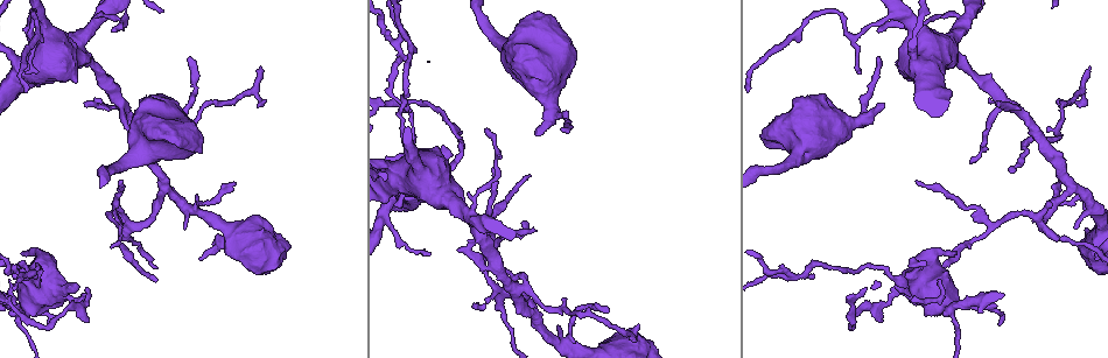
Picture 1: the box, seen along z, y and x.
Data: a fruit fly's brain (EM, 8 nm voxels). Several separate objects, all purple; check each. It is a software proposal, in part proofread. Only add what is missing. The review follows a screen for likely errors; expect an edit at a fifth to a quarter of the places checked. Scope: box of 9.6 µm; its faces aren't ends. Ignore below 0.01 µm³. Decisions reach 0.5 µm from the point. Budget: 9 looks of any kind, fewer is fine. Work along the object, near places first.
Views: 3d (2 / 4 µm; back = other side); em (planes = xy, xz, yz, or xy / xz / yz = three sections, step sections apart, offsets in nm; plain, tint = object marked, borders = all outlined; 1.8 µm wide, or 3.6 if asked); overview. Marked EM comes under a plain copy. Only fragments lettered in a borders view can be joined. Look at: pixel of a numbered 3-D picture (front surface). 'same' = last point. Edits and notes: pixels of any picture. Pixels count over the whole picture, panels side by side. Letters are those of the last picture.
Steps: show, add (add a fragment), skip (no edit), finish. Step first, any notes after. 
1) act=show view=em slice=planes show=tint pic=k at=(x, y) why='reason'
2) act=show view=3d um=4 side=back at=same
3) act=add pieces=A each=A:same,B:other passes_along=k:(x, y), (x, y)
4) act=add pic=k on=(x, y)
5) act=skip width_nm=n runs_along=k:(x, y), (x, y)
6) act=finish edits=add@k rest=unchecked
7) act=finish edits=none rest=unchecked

act=show view=em slice=planes show=borders pic=1 at=(893, 293) why='abrupt turn'

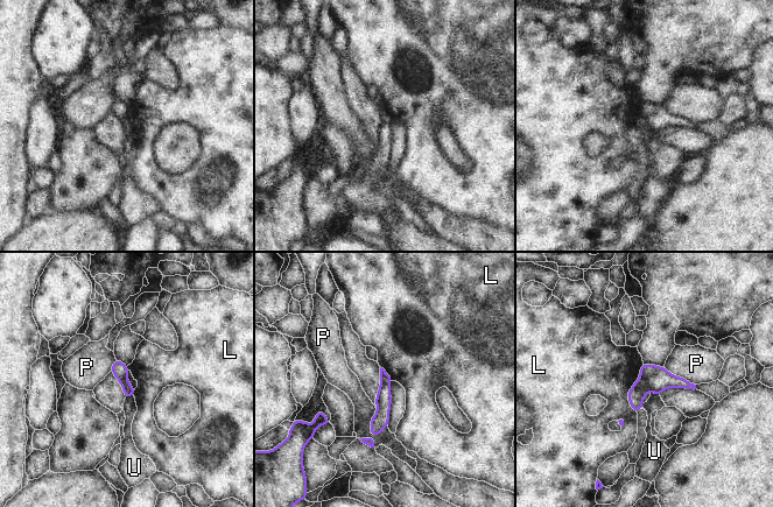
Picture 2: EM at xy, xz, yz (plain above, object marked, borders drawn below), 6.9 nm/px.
act=add pieces=U each=L:other,P:other,U:same passes_along=2:(119, 370), (128, 396), (129, 406) found='it goes on there'

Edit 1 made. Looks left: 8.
act=show view=3d um=2 side=back pic=1 at=(1058, 183)

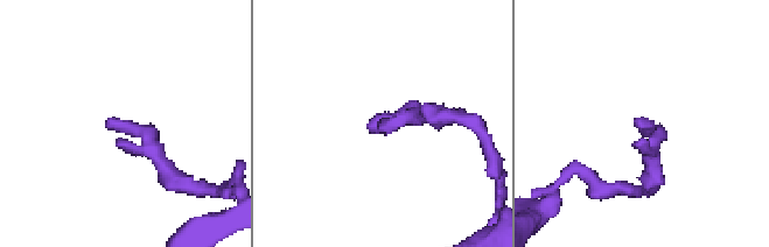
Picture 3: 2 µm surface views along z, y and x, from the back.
act=show view=em slice=planes show=tint pic=3 at=(105, 123) why='shape alone is not enough'

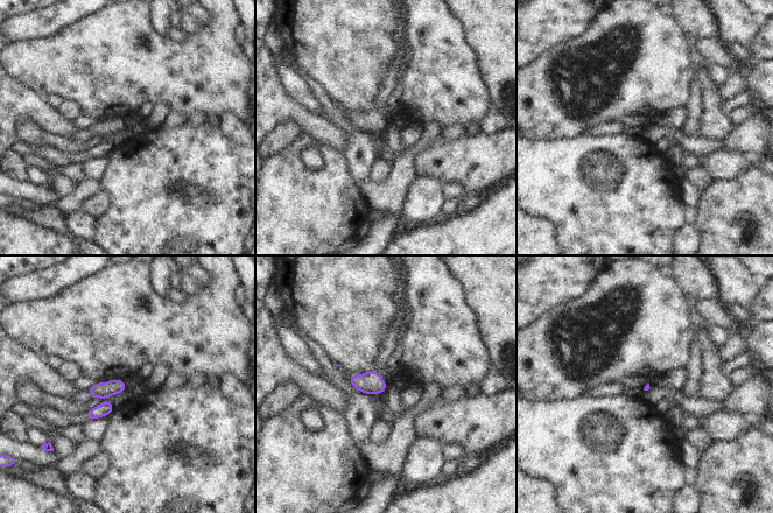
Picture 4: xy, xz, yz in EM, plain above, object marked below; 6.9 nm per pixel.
act=show view=em slice=planes show=borders at=same

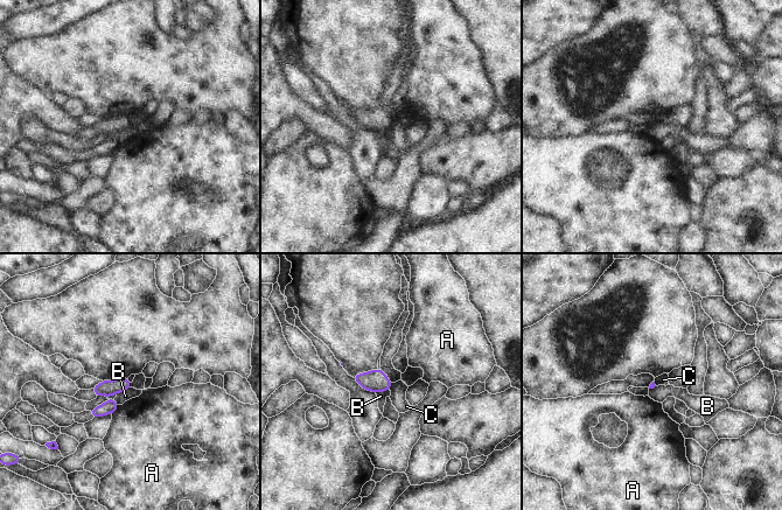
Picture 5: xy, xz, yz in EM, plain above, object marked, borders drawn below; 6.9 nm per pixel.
act=skip each=A:other,B:other,C:other border=5:(392, 383), (389, 389) found='no lettered fragment goes on from it'

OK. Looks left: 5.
act=show view=3d um=2 side=back pic=1 at=(533, 231) why='branch stops here'

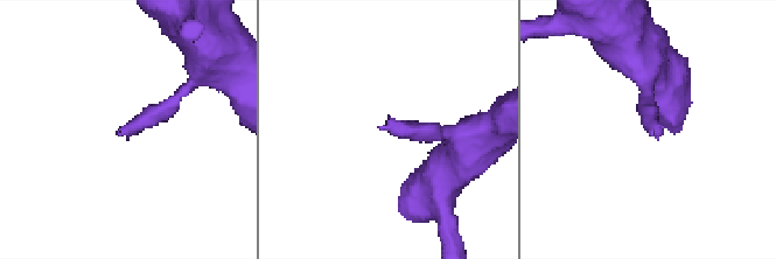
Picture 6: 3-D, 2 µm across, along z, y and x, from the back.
act=show view=em slice=yz step=4 show=tint pic=6 at=(380, 129) why='shape alone is not enough'

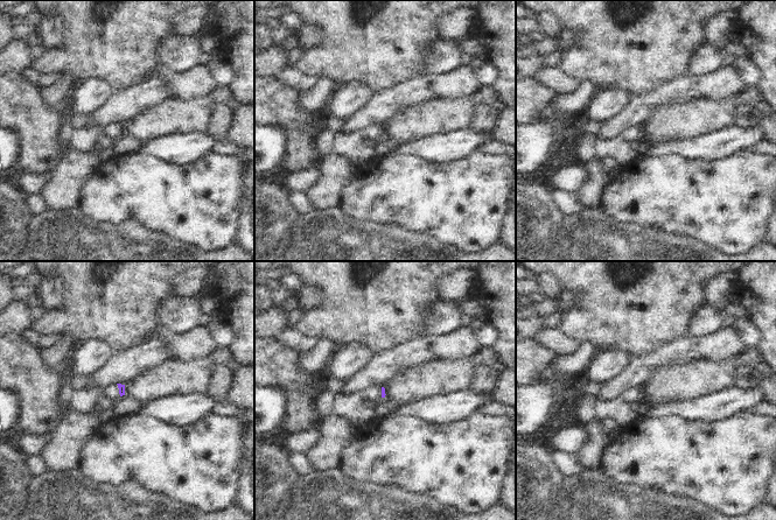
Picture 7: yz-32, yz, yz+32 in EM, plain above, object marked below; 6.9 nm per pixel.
act=show view=em slice=planes show=borders at=same why='another direction'

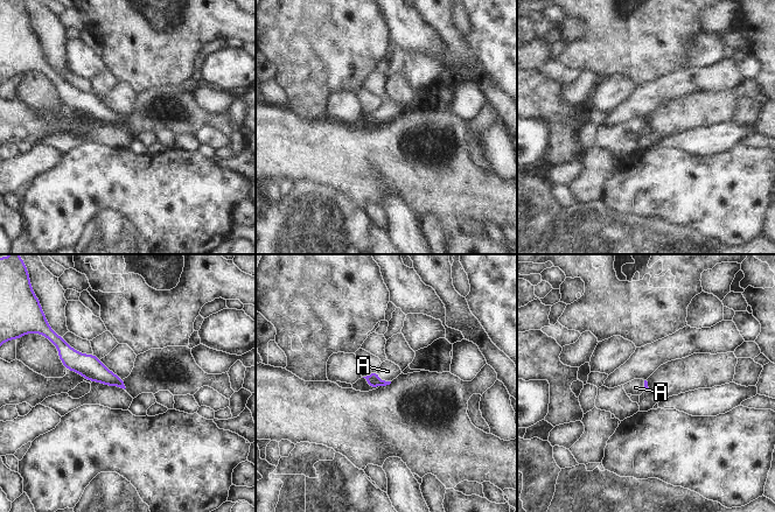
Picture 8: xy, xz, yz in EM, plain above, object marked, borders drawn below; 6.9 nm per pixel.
act=add pieces=A each=A:same passes_along=8:(372, 379), (379, 379), (388, 371) found='the cell continues'

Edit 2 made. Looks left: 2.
act=finish edits=add@2,add@8 rest=unchecked

